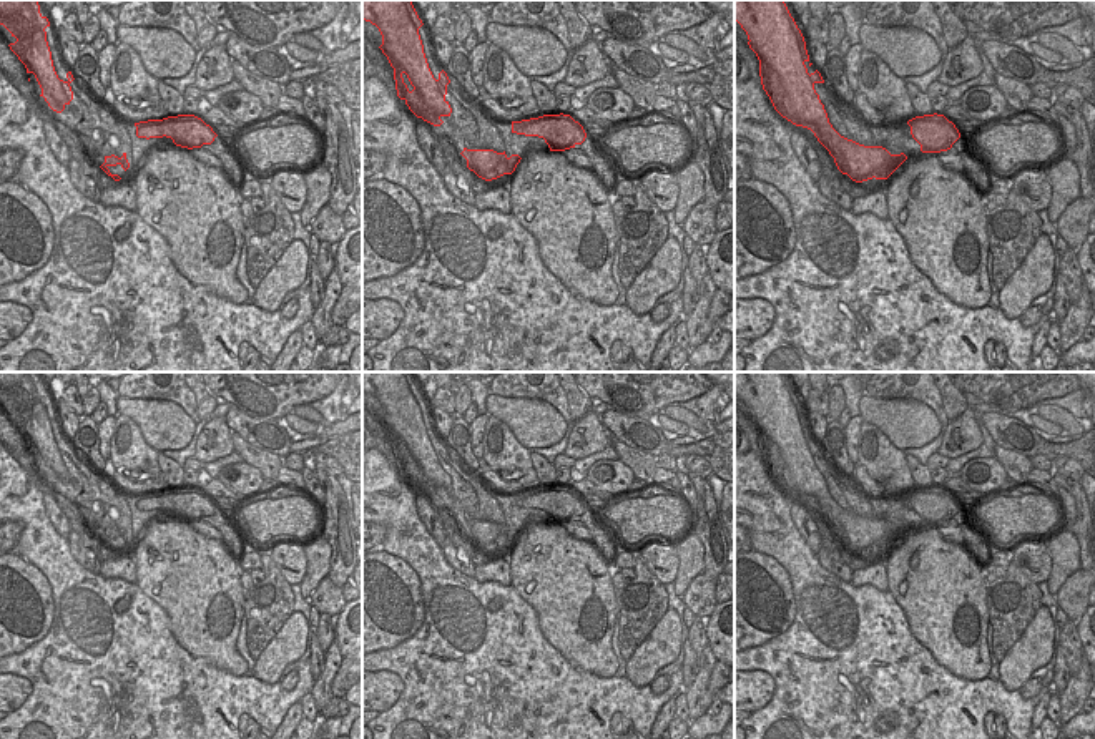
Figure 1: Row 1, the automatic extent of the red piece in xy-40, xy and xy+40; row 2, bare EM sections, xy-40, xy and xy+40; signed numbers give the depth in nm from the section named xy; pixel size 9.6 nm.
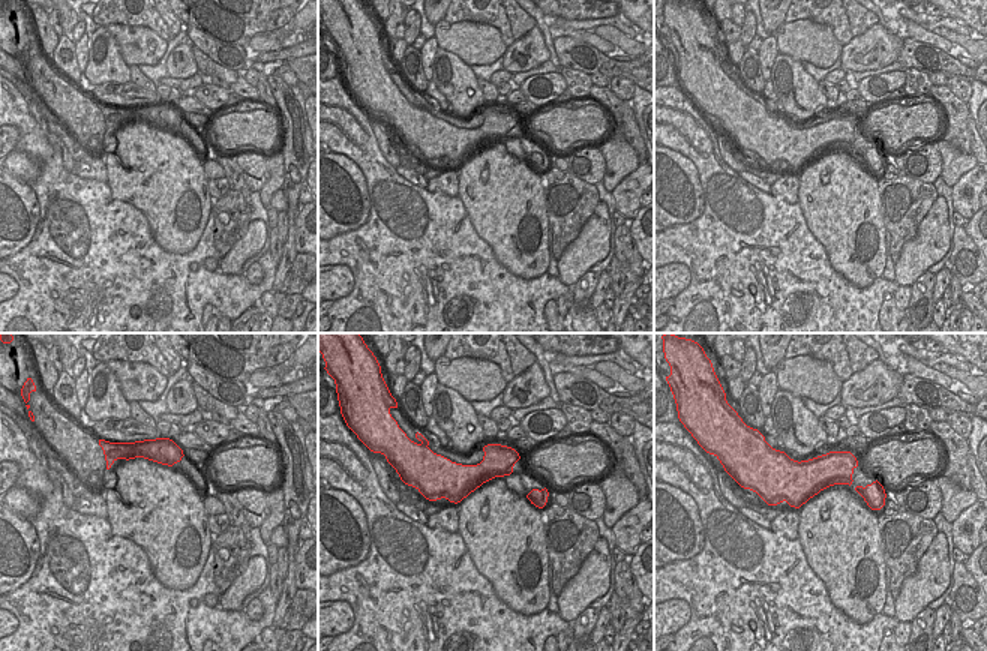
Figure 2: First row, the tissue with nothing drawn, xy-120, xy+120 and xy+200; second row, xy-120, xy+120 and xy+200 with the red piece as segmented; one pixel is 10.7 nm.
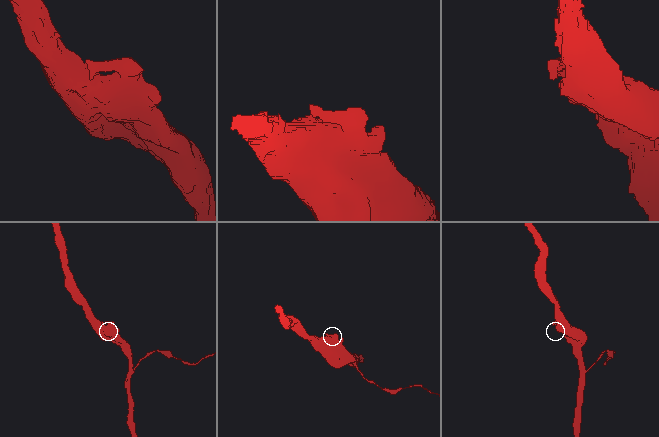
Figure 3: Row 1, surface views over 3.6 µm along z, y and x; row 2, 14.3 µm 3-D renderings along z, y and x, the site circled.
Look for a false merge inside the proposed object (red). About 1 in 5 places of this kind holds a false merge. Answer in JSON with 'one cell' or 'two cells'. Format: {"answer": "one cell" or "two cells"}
{"answer": "two cells"}

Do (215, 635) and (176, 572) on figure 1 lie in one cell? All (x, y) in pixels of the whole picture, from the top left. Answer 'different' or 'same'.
same

